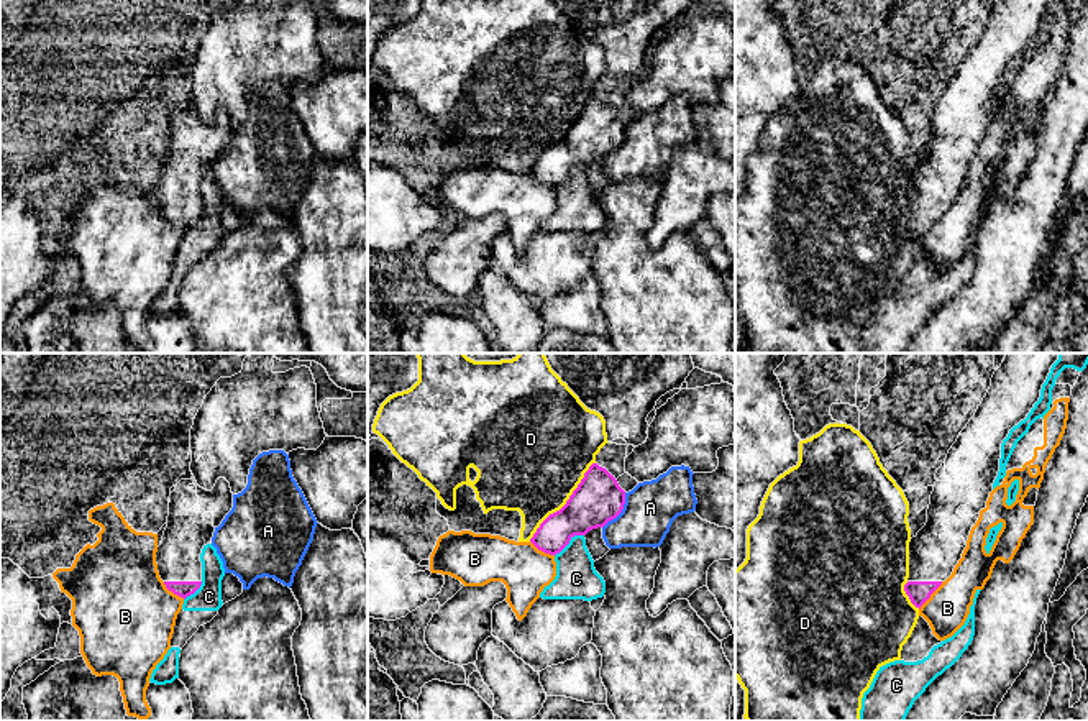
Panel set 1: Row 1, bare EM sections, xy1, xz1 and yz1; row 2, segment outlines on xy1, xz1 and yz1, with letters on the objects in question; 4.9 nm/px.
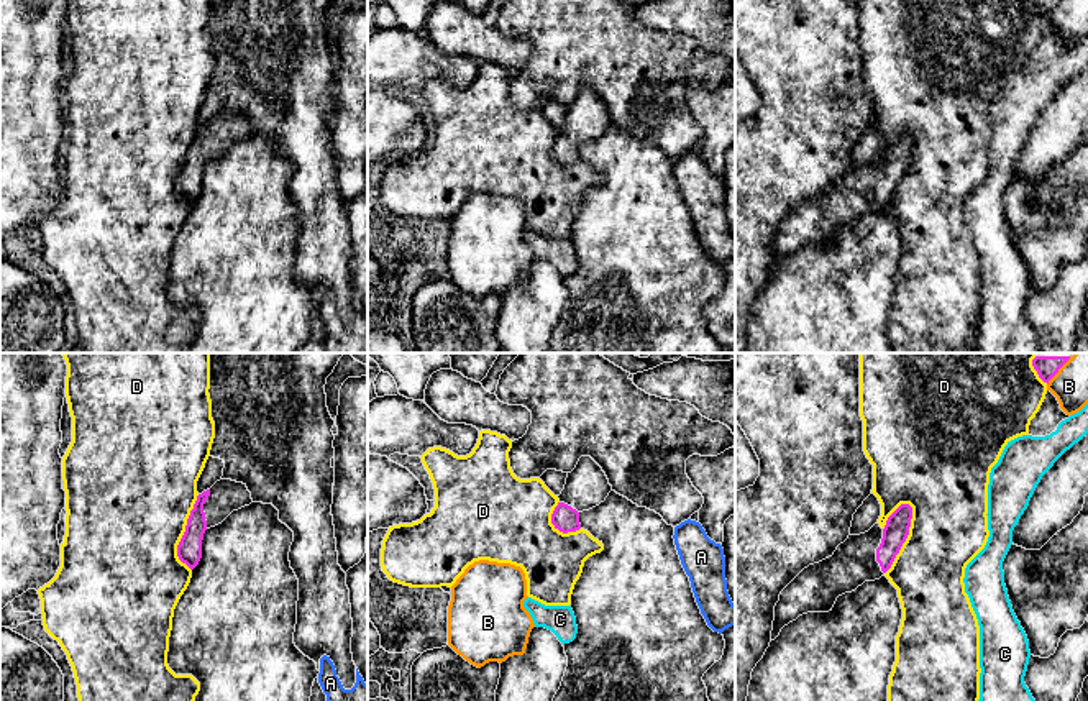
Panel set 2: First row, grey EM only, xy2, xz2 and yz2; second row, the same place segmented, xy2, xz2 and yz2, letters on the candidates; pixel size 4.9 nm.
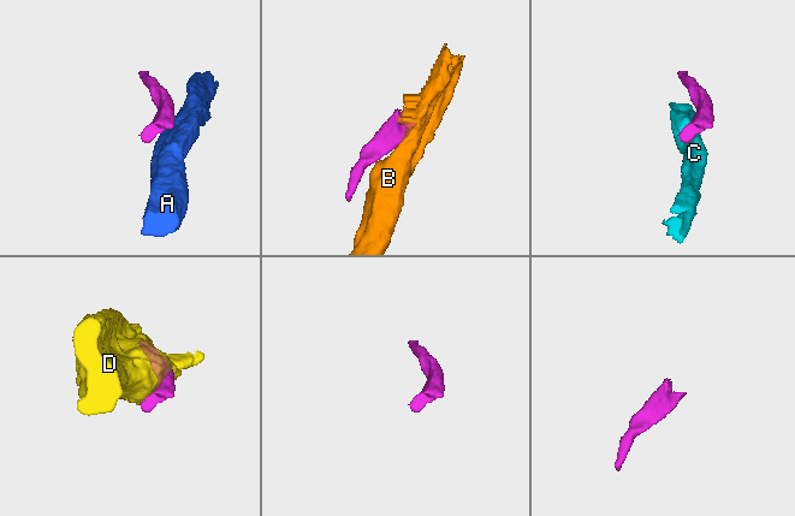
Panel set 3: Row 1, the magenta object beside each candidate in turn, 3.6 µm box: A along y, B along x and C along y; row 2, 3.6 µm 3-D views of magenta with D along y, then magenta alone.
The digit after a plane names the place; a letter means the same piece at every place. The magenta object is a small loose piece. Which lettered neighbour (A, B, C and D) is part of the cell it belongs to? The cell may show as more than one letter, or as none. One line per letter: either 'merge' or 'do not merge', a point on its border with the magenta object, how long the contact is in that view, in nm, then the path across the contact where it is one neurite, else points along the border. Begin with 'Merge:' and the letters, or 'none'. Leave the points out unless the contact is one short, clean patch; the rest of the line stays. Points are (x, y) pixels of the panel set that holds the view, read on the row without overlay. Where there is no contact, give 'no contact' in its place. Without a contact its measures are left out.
Merge: none
A: do not merge; contact xz1 (621, 143); length 200 nm; border xz1 (626, 125), (622, 142), (603, 160)
B: do not merge; contact yz1 (929, 229); length 180 nm; border yz1 (942, 214), (919, 242)
C: do not merge; contact xz1 (568, 174); length 180 nm; border xz1 (583, 166), (576, 166), (555, 188)
D: do not merge; contact yz2 (906, 169); length 360 nm

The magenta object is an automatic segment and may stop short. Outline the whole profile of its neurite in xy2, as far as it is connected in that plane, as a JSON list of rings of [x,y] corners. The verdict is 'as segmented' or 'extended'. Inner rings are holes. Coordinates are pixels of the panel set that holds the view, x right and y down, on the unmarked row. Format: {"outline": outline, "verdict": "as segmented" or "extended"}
{"outline": [[[220,112],[210,121],[197,128],[187,151],[185,164],[177,177],[177,189],[190,202],[202,190],[202,172],[207,161],[222,156],[233,143],[253,135],[246,117]]], "verdict": "extended"}

